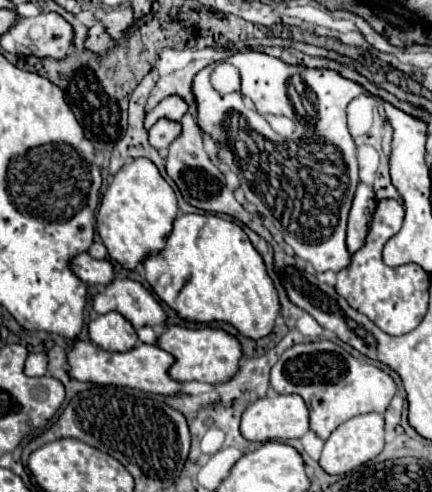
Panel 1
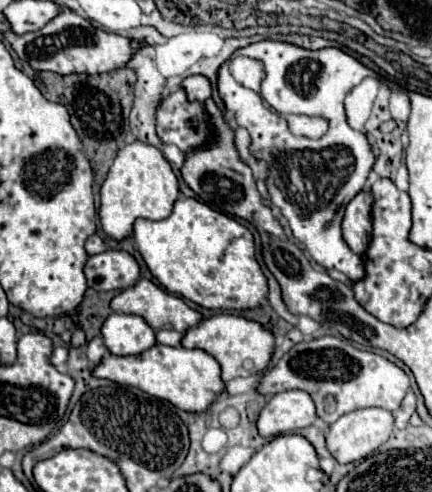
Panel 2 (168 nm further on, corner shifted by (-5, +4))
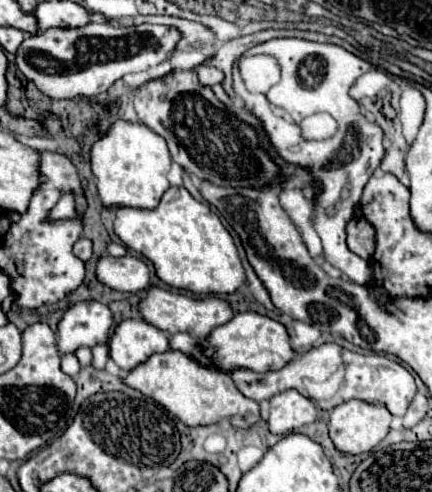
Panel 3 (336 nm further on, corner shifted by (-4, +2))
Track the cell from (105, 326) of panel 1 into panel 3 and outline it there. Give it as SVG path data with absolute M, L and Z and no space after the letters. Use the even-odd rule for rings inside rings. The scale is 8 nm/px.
M143 319L121 321L109 341L111 359L127 373L145 363L151 355L165 353L167 349L169 335Z

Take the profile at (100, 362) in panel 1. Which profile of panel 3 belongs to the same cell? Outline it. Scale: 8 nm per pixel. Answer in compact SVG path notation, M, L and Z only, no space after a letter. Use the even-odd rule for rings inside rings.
M169 349L165 353L157 353L157 355L149 357L137 369L127 373L127 377L123 381L129 387L133 387L133 389L141 391L143 395L151 397L153 401L157 401L159 405L163 405L169 413L173 413L179 421L183 421L189 427L213 425L213 423L219 423L225 419L233 427L247 429L261 419L259 403L241 395L241 391L235 387L233 379L227 373L205 367L181 351Z

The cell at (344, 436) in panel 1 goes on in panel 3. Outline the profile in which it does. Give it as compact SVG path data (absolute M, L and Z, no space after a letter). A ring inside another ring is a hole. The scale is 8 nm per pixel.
M349 399L331 411L329 435L339 451L357 455L357 453L365 453L365 451L373 449L377 443L381 443L385 439L385 435L389 433L389 425L391 425L391 413L387 411L385 405L365 403L361 399Z

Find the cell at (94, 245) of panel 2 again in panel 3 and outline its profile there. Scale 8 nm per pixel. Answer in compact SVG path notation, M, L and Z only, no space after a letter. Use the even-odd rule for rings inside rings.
M79 239L75 245L73 245L73 255L77 255L81 261L87 261L91 257L91 241L89 239Z

